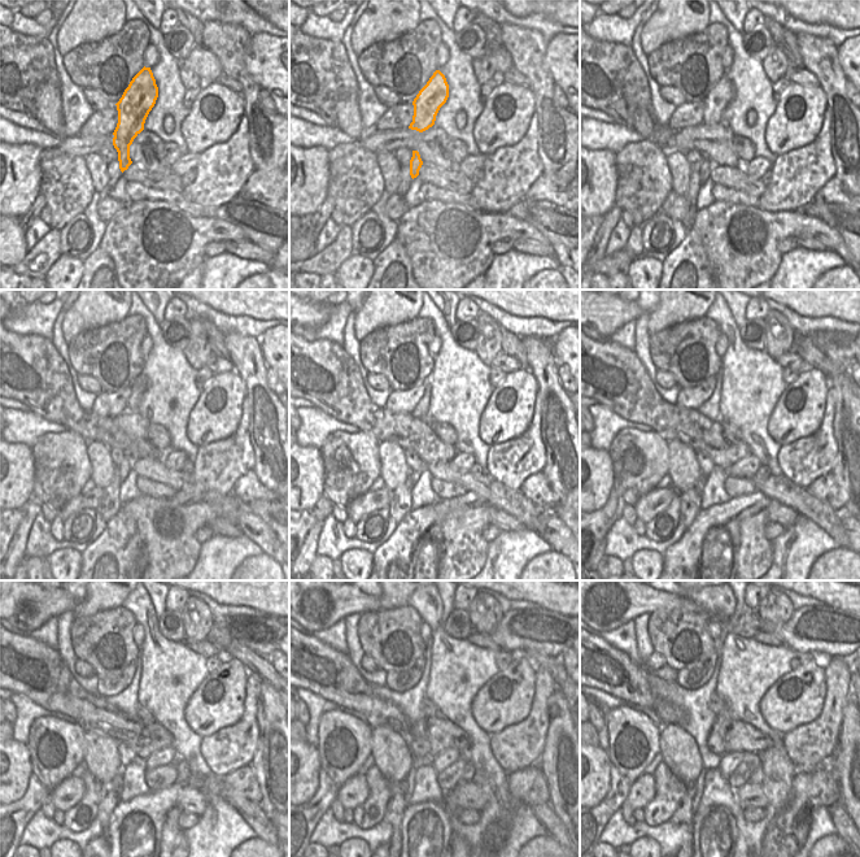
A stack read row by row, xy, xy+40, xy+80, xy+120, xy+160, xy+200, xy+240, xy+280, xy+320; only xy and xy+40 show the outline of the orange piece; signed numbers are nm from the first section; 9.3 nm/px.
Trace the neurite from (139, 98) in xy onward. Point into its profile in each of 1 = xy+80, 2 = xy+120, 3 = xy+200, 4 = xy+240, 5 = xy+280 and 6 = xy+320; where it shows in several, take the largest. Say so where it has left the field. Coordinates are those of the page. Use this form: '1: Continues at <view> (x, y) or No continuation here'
1: Continues at xy+80 (719, 98)
2: Continues at xy+120 (138, 386)
3: Continues at xy+200 (699, 484)
4: Continues at xy+240 (117, 782)
5: Continues at xy+280 (407, 783)
6: Continues at xy+320 (699, 783)

